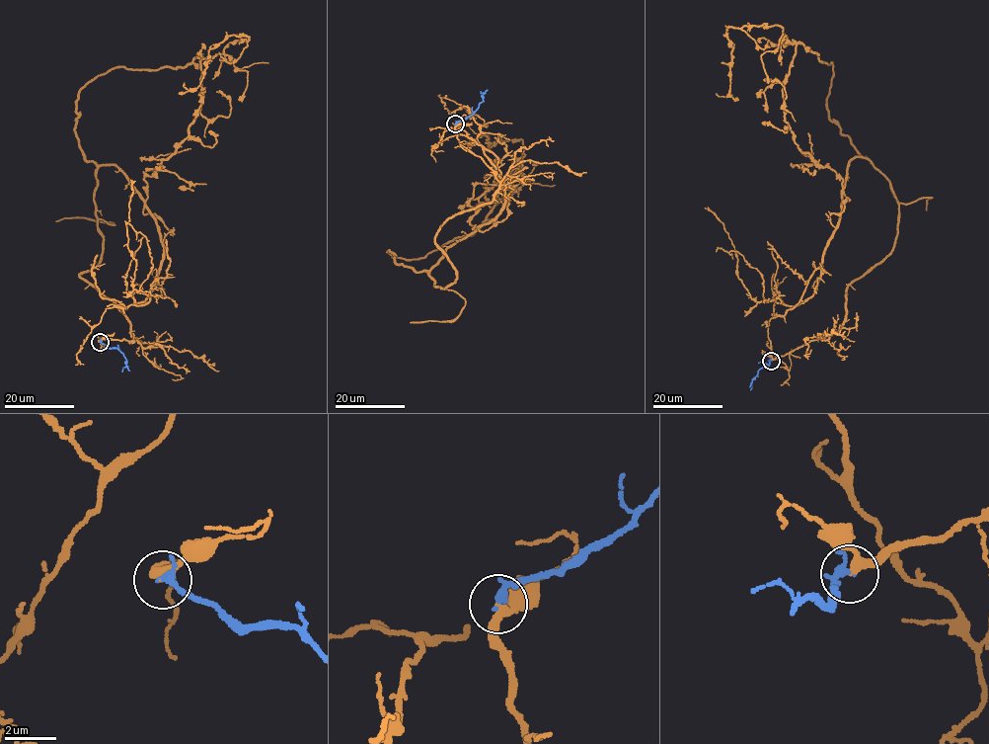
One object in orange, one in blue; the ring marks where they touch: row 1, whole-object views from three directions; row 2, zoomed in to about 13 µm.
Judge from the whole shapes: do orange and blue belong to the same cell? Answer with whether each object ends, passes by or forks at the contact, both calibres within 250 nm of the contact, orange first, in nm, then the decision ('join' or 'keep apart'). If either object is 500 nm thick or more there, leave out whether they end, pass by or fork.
orange passes by; blue ends there; 260 nm thick on the orange side, 320 nm on the other; join

